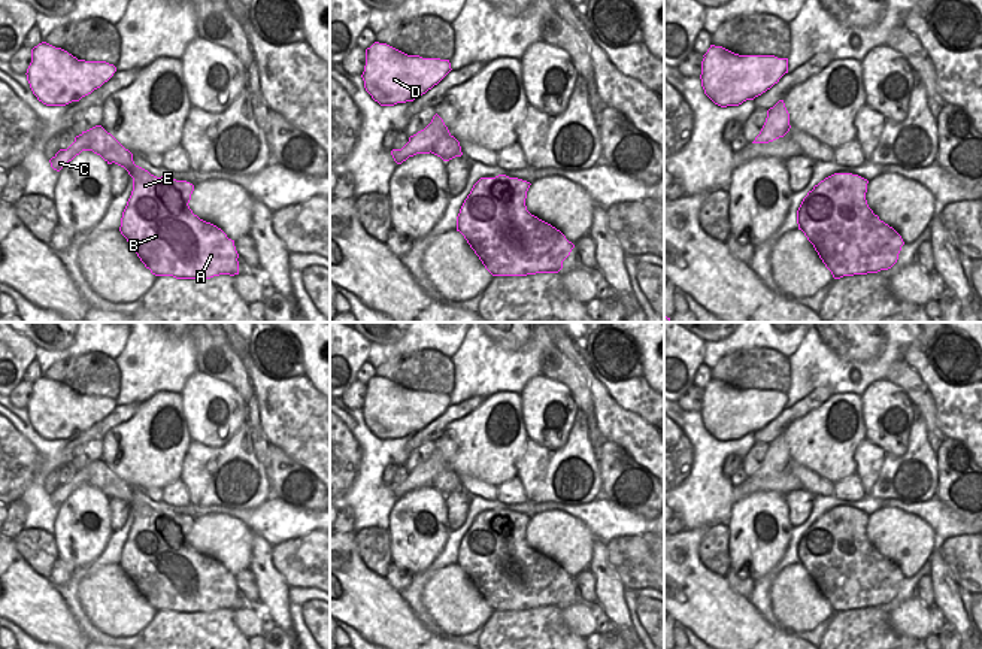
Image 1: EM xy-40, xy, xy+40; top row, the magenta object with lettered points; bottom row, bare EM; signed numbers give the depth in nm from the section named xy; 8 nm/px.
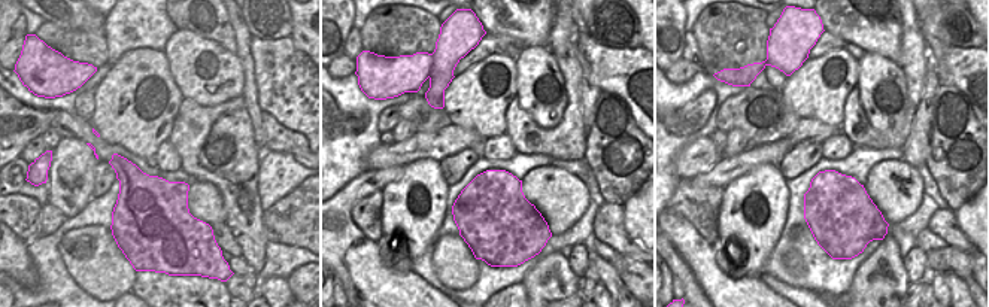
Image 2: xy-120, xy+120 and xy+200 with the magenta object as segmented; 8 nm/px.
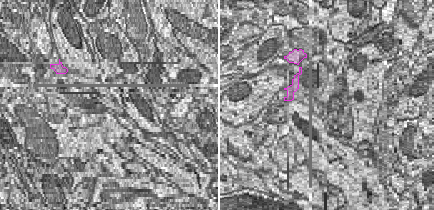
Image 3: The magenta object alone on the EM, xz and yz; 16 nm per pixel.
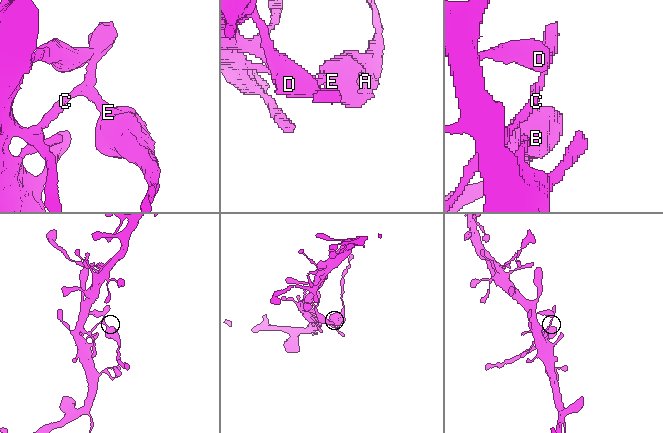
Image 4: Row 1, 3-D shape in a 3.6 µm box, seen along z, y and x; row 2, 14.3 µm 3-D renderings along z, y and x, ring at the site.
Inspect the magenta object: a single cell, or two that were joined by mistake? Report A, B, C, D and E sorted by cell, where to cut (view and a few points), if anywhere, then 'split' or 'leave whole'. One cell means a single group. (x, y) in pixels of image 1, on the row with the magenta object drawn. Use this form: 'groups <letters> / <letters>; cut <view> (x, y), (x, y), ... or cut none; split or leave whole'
groups A B E / C D; cut xy-40 (100, 126), (91, 132), (91, 149); split

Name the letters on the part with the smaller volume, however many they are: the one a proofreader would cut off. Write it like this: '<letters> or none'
A, B, E

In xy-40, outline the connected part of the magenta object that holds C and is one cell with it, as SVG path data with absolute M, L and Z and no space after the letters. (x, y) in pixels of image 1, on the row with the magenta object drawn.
M96 125L87 131L82 131L79 136L75 137L75 142L67 149L60 149L51 160L51 167L60 172L63 167L67 166L76 155L82 151L93 151L91 149L91 131L101 125Z

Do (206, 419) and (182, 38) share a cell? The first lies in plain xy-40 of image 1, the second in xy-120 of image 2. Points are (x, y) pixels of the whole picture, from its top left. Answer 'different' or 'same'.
same

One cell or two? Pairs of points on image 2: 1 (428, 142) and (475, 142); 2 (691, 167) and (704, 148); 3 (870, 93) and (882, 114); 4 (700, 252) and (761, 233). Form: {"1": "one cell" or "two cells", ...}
{"1": "one cell", "2": "one cell", "3": "one cell", "4": "two cells"}

